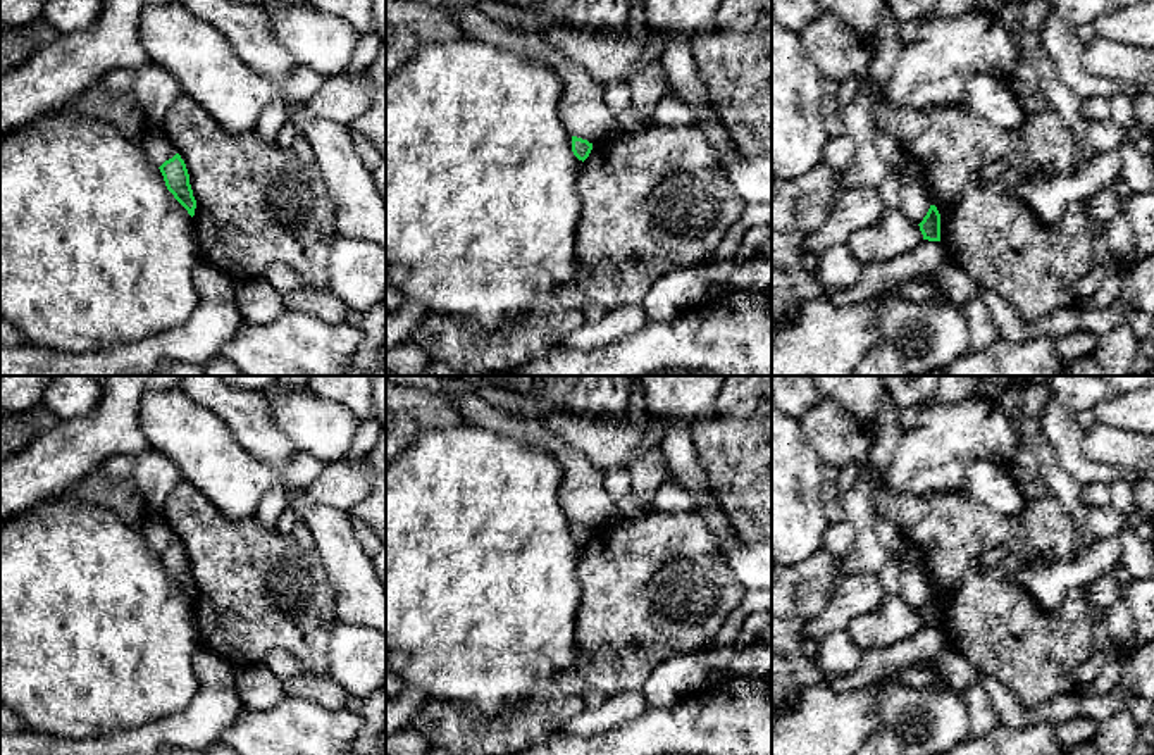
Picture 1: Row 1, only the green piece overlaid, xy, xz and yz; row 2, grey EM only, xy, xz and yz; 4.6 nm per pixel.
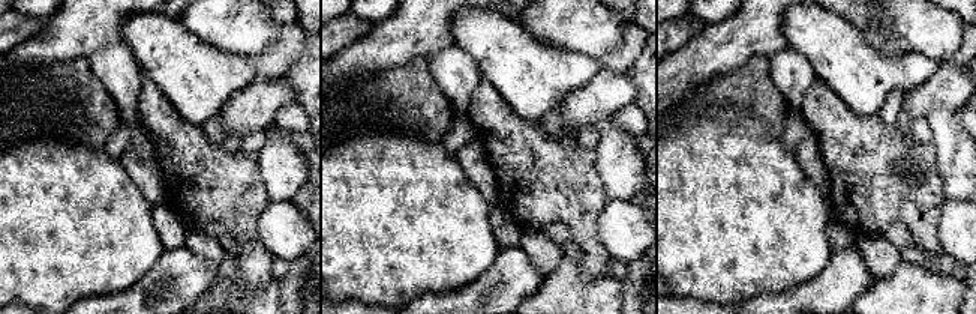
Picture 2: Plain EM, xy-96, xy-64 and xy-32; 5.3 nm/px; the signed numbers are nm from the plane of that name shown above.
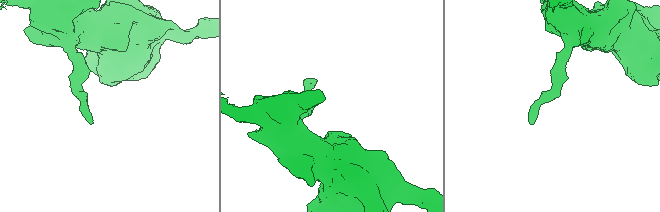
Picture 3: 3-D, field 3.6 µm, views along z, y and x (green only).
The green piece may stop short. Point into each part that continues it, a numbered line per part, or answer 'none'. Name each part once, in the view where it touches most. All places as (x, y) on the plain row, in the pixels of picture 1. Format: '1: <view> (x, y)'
none

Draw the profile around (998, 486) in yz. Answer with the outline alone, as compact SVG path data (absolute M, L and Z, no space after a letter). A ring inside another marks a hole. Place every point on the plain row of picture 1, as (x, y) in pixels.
M990 460L973 462L965 477L968 495L1001 517L1014 517L1025 509L1023 486L1011 465Z

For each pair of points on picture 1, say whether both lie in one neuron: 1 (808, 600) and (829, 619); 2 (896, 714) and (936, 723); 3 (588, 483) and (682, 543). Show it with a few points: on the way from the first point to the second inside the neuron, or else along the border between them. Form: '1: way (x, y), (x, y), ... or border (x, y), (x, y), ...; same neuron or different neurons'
1: border (843, 578), (827, 605), (806, 623), (801, 635); different neurons
2: way (906, 716), (913, 723), (925, 723); same neuron
3: border (622, 517), (593, 531); different neurons

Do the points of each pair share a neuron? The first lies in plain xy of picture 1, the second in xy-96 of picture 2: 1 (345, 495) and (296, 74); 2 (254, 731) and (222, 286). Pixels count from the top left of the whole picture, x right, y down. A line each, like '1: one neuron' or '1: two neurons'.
1: two neurons
2: one neuron

